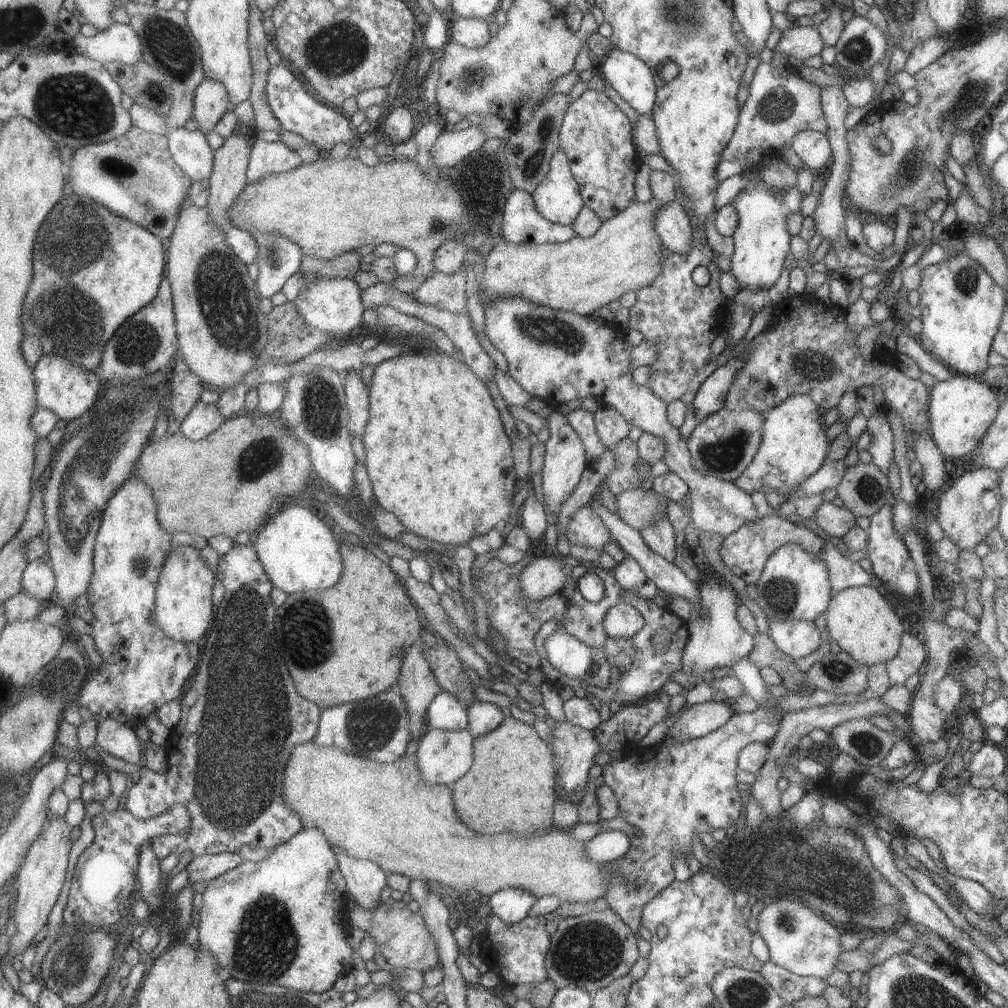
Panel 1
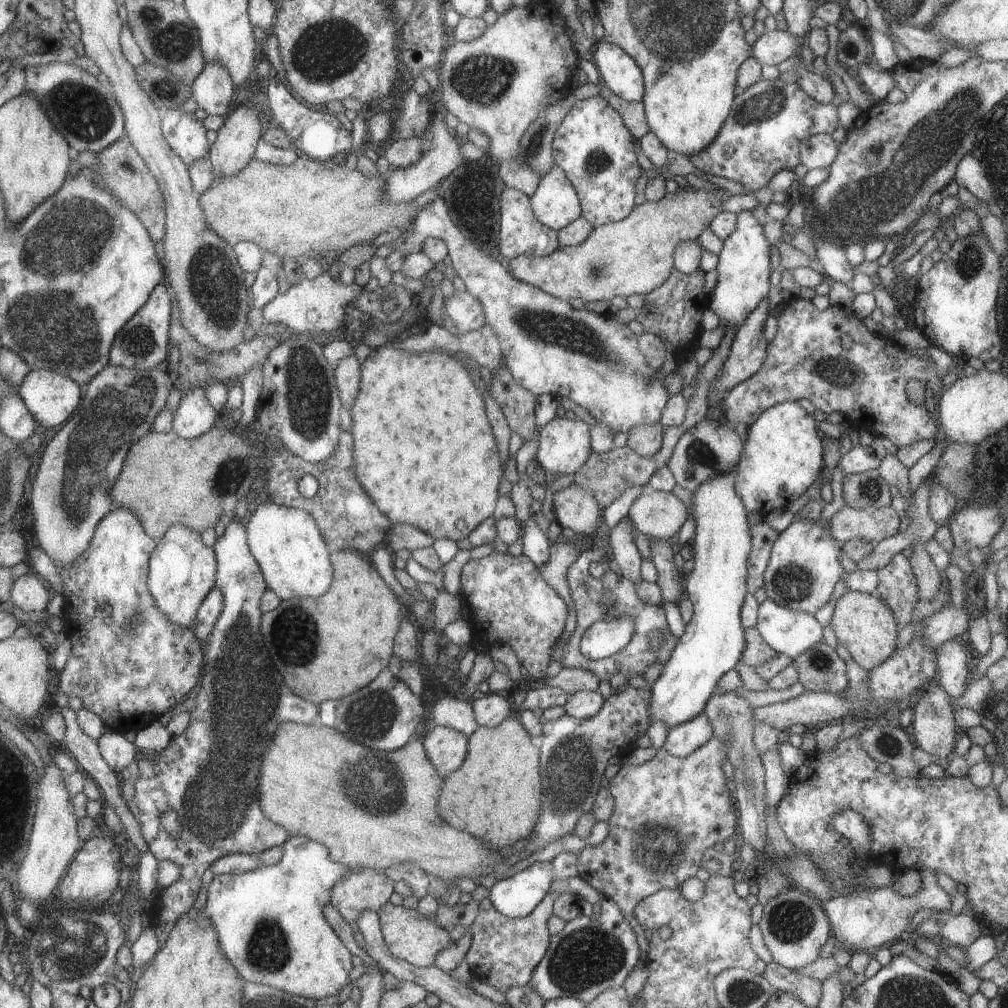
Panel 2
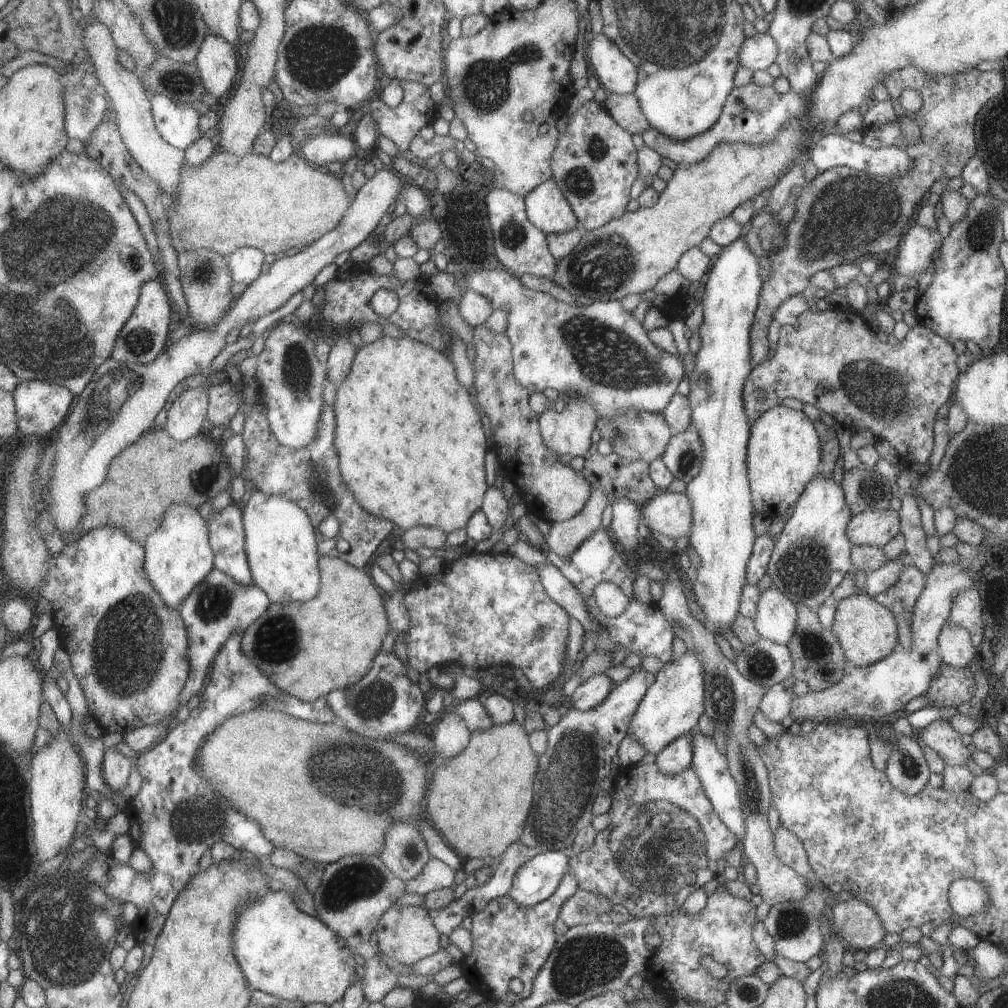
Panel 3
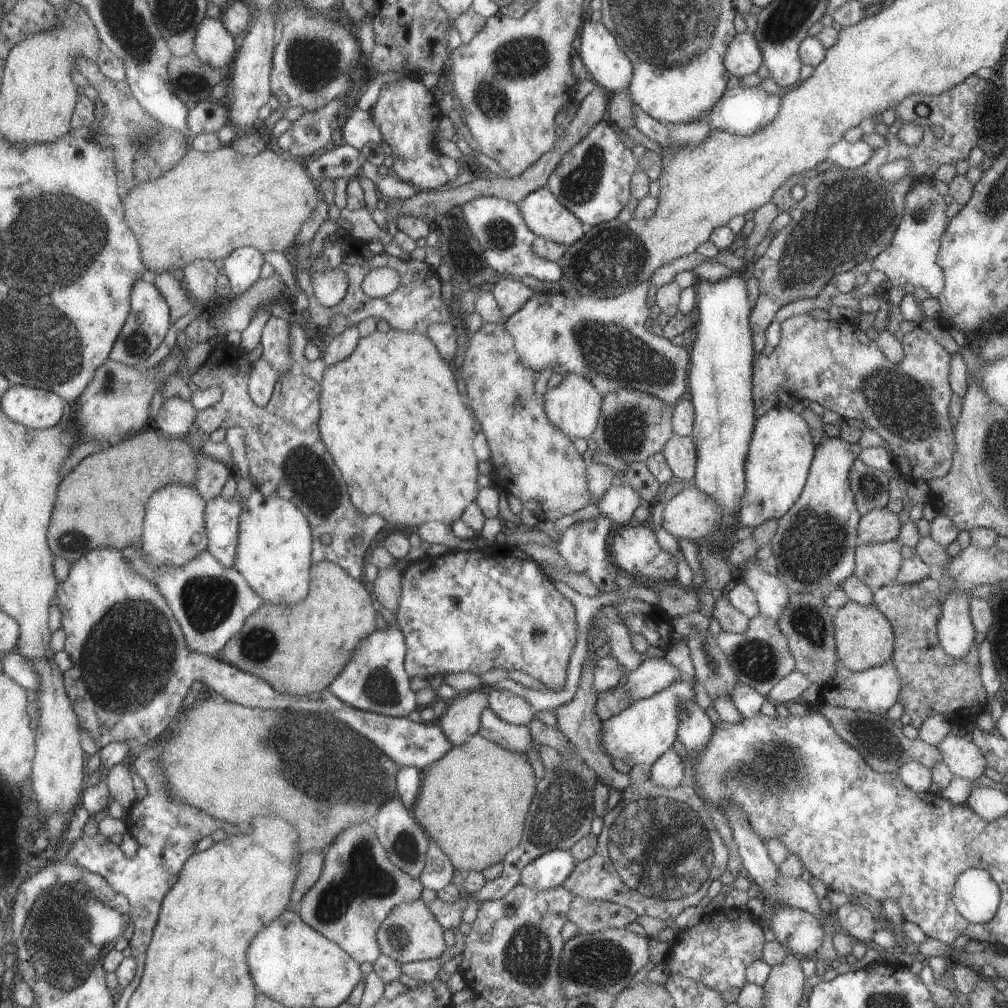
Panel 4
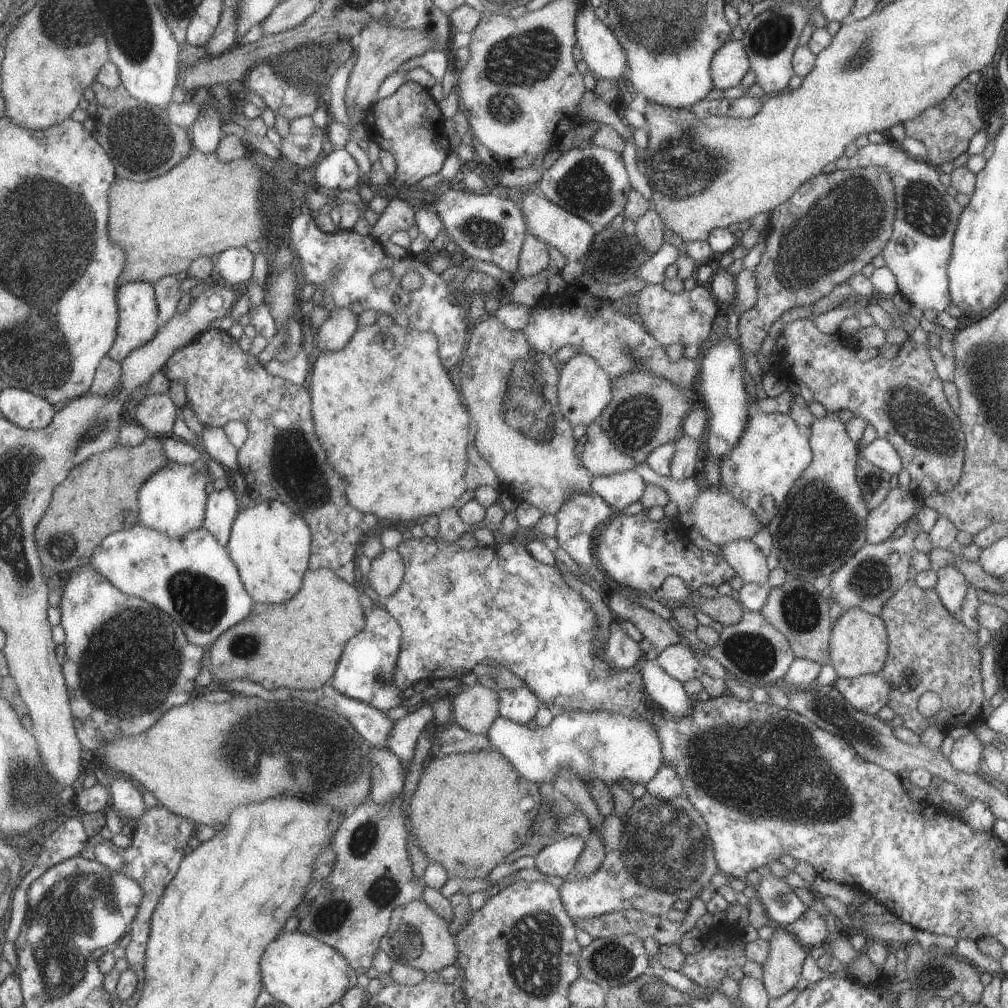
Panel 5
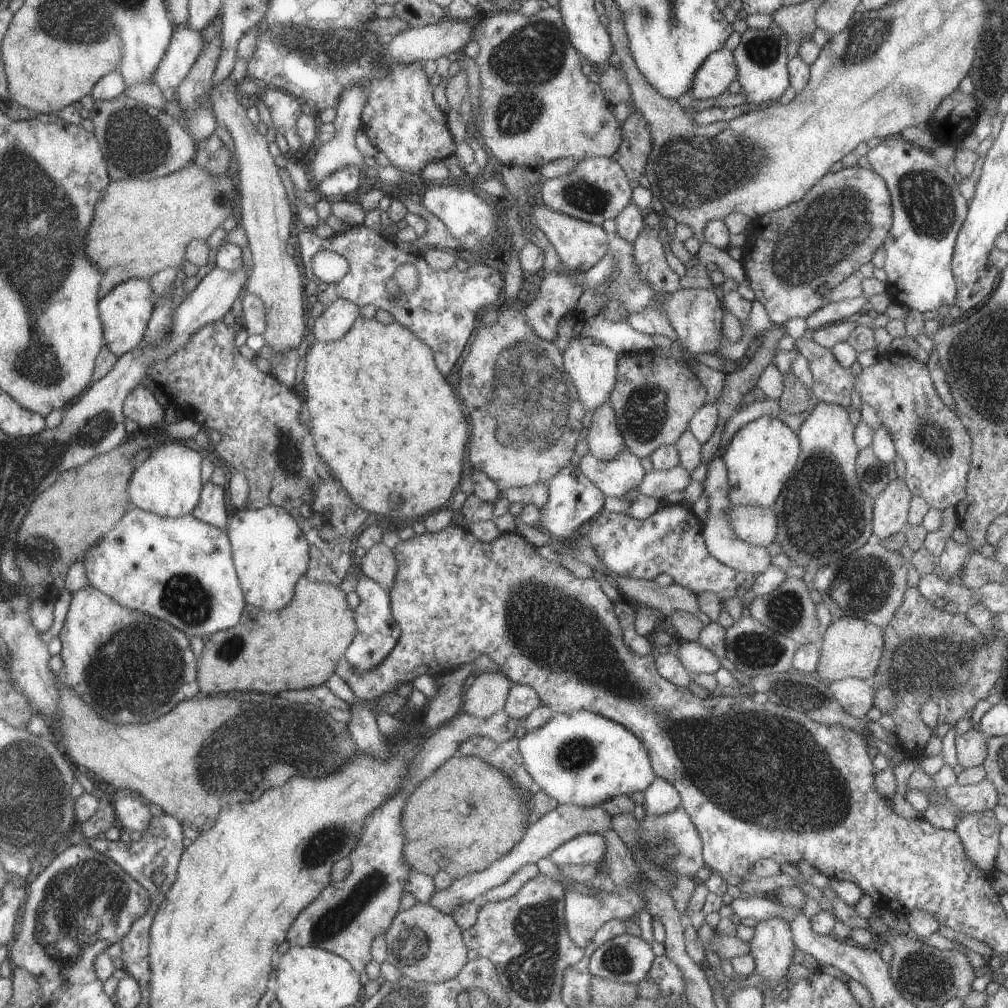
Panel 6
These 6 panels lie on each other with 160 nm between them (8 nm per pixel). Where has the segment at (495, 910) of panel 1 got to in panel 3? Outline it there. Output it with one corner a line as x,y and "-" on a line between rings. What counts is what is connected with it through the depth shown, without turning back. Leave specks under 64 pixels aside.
547,851
526,860
513,875
512,885
507,895
522,907
530,907
549,898
561,882
561,877
568,872
569,855
564,851

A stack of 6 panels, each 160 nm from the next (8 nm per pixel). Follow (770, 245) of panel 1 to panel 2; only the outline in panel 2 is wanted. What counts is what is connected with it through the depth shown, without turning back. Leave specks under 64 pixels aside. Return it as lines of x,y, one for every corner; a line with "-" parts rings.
740,211
736,214
736,227
733,232
722,241
722,249
719,251
717,264
714,271
717,275
716,285
708,294
708,308
717,316
718,324
724,326
725,331
730,327
743,324
749,312
751,312
759,301
766,296
769,286
769,244
765,240
762,232
763,225
753,217
751,211

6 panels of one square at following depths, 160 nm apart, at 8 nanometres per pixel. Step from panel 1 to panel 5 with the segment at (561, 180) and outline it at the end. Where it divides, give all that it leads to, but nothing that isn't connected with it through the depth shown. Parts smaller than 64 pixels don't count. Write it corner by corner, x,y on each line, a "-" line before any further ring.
539,190
526,192
521,203
521,212
526,222
528,232
543,242
554,246
565,259
565,265
560,269
560,275
567,285
577,278
584,270
581,262
589,252
590,244
596,235
596,227
590,222
575,216
561,207
548,201

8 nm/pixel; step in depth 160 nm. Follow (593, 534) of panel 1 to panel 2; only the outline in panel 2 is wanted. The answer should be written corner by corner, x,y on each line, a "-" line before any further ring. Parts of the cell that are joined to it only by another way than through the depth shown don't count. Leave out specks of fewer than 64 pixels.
573,482
552,494
552,506
554,510
554,520
561,527
569,528
569,530
572,530
575,534
593,536
598,529
596,524
602,523
602,510
597,504
595,495
590,490
585,490

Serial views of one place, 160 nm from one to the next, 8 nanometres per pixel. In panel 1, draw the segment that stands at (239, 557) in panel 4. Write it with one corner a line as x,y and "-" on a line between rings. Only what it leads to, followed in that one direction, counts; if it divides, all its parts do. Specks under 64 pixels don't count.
287,506
281,512
271,513
264,526
255,532
255,552
260,564
265,570
271,585
285,594
302,592
305,590
323,590
337,584
343,572
341,556
339,556
339,542
331,530
324,524
320,513
311,512
299,506

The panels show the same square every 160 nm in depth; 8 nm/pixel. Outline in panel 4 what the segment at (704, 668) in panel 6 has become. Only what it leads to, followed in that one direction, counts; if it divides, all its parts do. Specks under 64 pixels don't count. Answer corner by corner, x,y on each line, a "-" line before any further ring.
665,657
646,658
636,669
626,672
622,682
623,685
627,686
629,694
631,694
632,701
630,702
633,702
634,700
654,695
661,689
666,689
673,682
679,681
680,678
683,679
684,676
682,668
674,667

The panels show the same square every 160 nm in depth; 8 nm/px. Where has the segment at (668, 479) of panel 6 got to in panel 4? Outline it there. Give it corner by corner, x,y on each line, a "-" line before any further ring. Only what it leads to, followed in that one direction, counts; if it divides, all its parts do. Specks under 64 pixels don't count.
672,433
661,451
673,476
681,478
684,483
694,478
697,457
691,437
682,437

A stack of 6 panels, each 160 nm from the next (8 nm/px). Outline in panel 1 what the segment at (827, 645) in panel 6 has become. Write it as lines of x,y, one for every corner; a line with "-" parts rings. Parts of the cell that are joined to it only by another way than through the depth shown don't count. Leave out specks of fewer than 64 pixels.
874,583
834,593
824,616
829,640
834,648
849,654
856,662
870,667
885,663
897,654
904,628

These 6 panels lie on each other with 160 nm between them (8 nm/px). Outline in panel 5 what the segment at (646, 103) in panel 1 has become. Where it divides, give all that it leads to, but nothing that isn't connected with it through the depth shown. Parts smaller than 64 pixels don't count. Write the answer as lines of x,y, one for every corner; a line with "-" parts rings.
579,6
574,31
582,59
595,78
617,80
627,73
622,46
607,23
595,17
591,6

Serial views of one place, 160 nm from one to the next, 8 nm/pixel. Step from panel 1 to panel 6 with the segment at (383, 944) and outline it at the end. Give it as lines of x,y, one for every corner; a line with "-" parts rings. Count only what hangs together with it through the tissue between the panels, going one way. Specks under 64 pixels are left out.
416,901
407,910
398,912
384,932
386,956
403,977
424,983
440,983
453,978
468,961
461,936
462,929
453,917
439,912
427,903

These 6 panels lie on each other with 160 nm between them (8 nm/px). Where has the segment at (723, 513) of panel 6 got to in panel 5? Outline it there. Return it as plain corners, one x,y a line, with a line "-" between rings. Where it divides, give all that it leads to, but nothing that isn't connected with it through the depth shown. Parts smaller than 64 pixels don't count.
739,539
719,546
718,554
747,583
767,585
765,557
749,539

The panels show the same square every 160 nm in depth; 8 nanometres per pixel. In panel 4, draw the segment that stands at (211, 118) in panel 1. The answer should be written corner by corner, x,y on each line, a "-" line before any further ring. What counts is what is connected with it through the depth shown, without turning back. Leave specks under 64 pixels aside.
203,17
197,29
195,52
200,59
215,69
220,69
233,56
233,38
221,24
221,19

